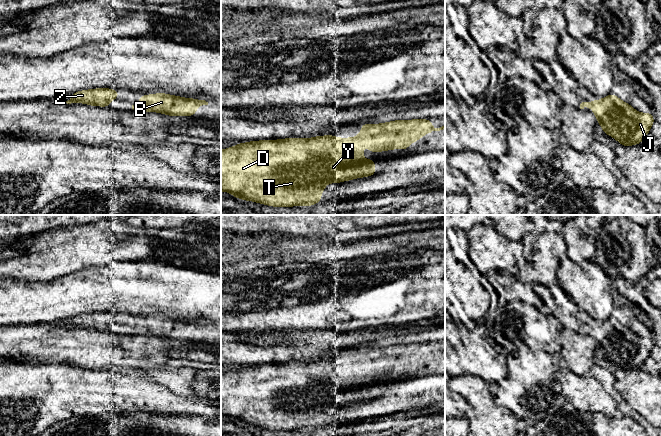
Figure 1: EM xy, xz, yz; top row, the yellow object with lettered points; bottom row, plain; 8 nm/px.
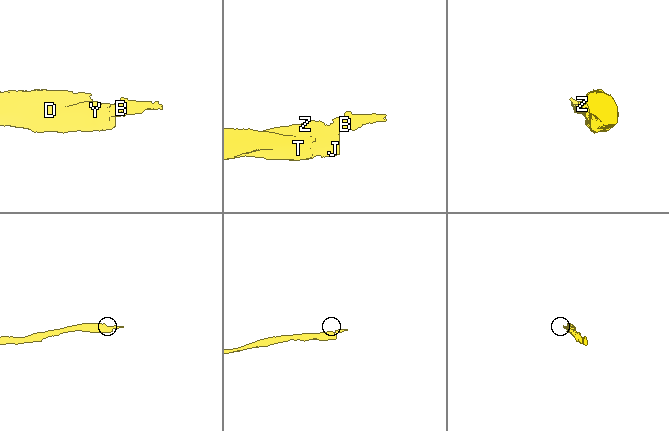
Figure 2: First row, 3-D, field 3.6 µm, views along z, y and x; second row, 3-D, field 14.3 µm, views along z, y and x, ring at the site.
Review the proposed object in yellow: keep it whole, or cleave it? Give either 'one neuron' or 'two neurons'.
one neuron

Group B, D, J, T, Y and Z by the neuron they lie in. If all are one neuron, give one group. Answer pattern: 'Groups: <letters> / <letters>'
Groups: B D J T Y Z

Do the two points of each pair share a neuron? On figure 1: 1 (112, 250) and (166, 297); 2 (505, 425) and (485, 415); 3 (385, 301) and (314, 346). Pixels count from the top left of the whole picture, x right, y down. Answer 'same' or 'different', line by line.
1: different
2: same
3: different

